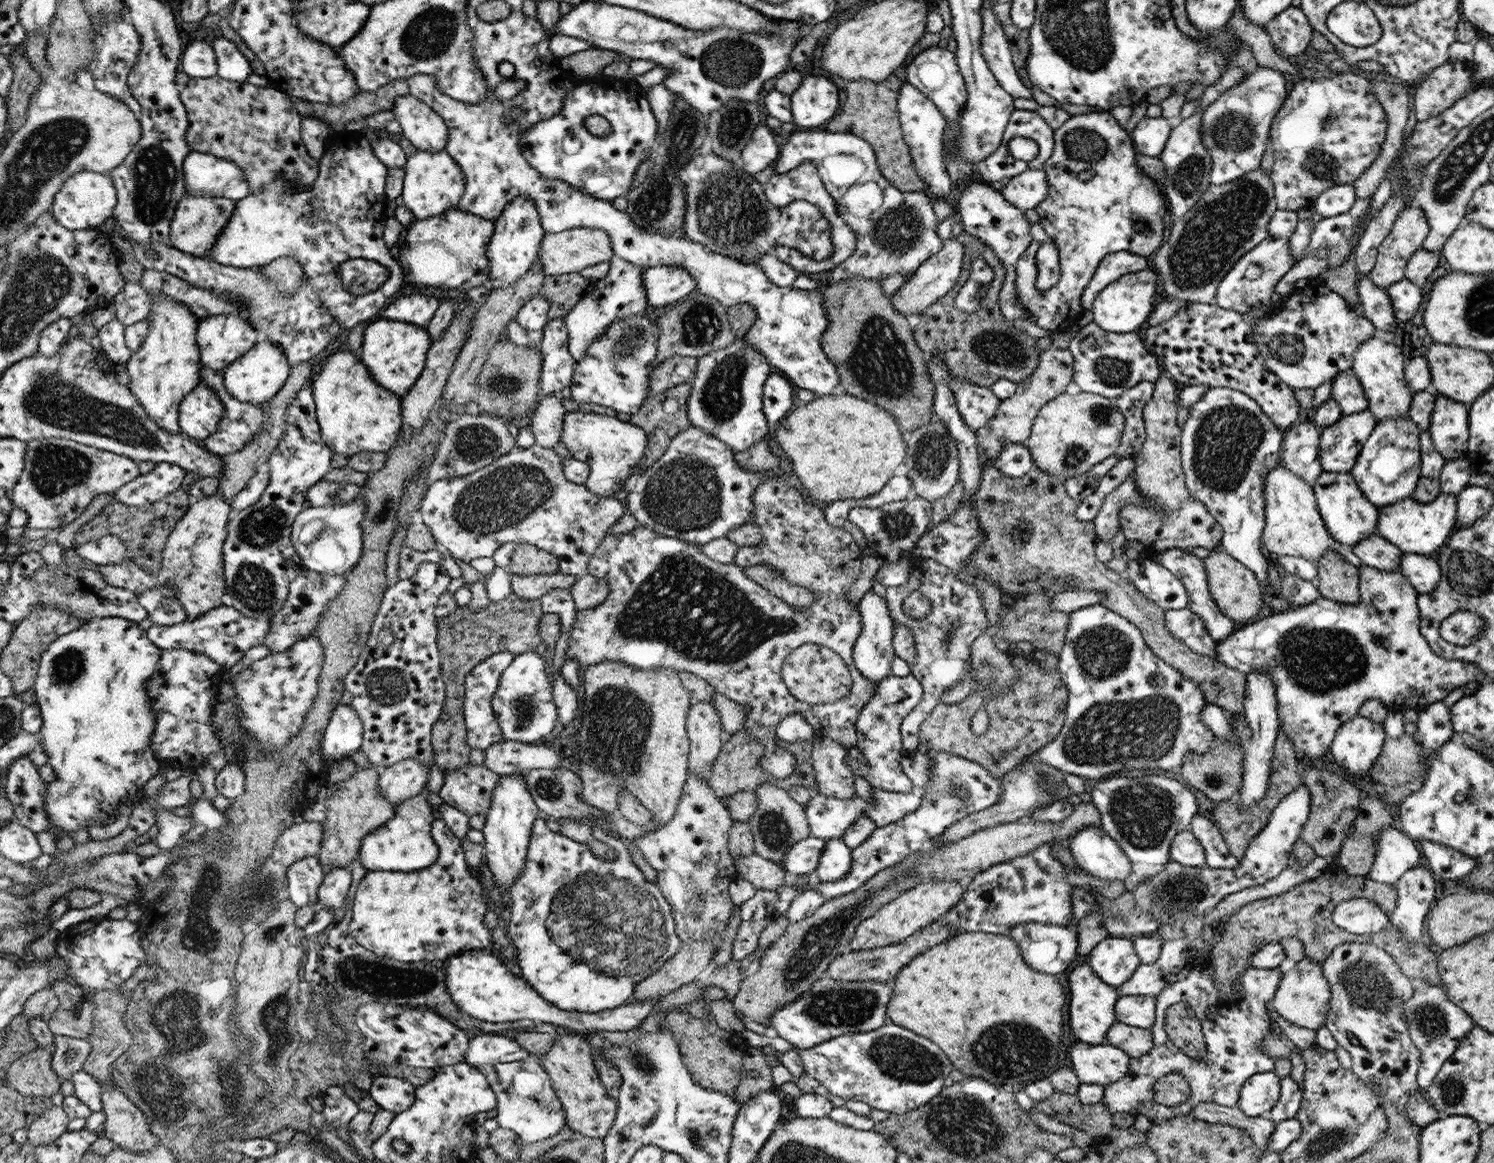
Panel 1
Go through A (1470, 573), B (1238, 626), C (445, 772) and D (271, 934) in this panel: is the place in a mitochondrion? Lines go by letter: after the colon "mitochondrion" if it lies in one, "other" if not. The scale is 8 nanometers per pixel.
A: mitochondrion
B: other
C: other
D: mitochondrion

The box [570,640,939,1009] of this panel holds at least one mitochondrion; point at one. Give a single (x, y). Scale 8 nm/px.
(617, 727)

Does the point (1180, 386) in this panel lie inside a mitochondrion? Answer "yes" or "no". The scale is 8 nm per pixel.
no

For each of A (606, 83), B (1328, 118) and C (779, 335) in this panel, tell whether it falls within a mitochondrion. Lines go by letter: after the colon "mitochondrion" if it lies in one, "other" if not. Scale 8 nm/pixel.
A: other
B: mitochondrion
C: other

